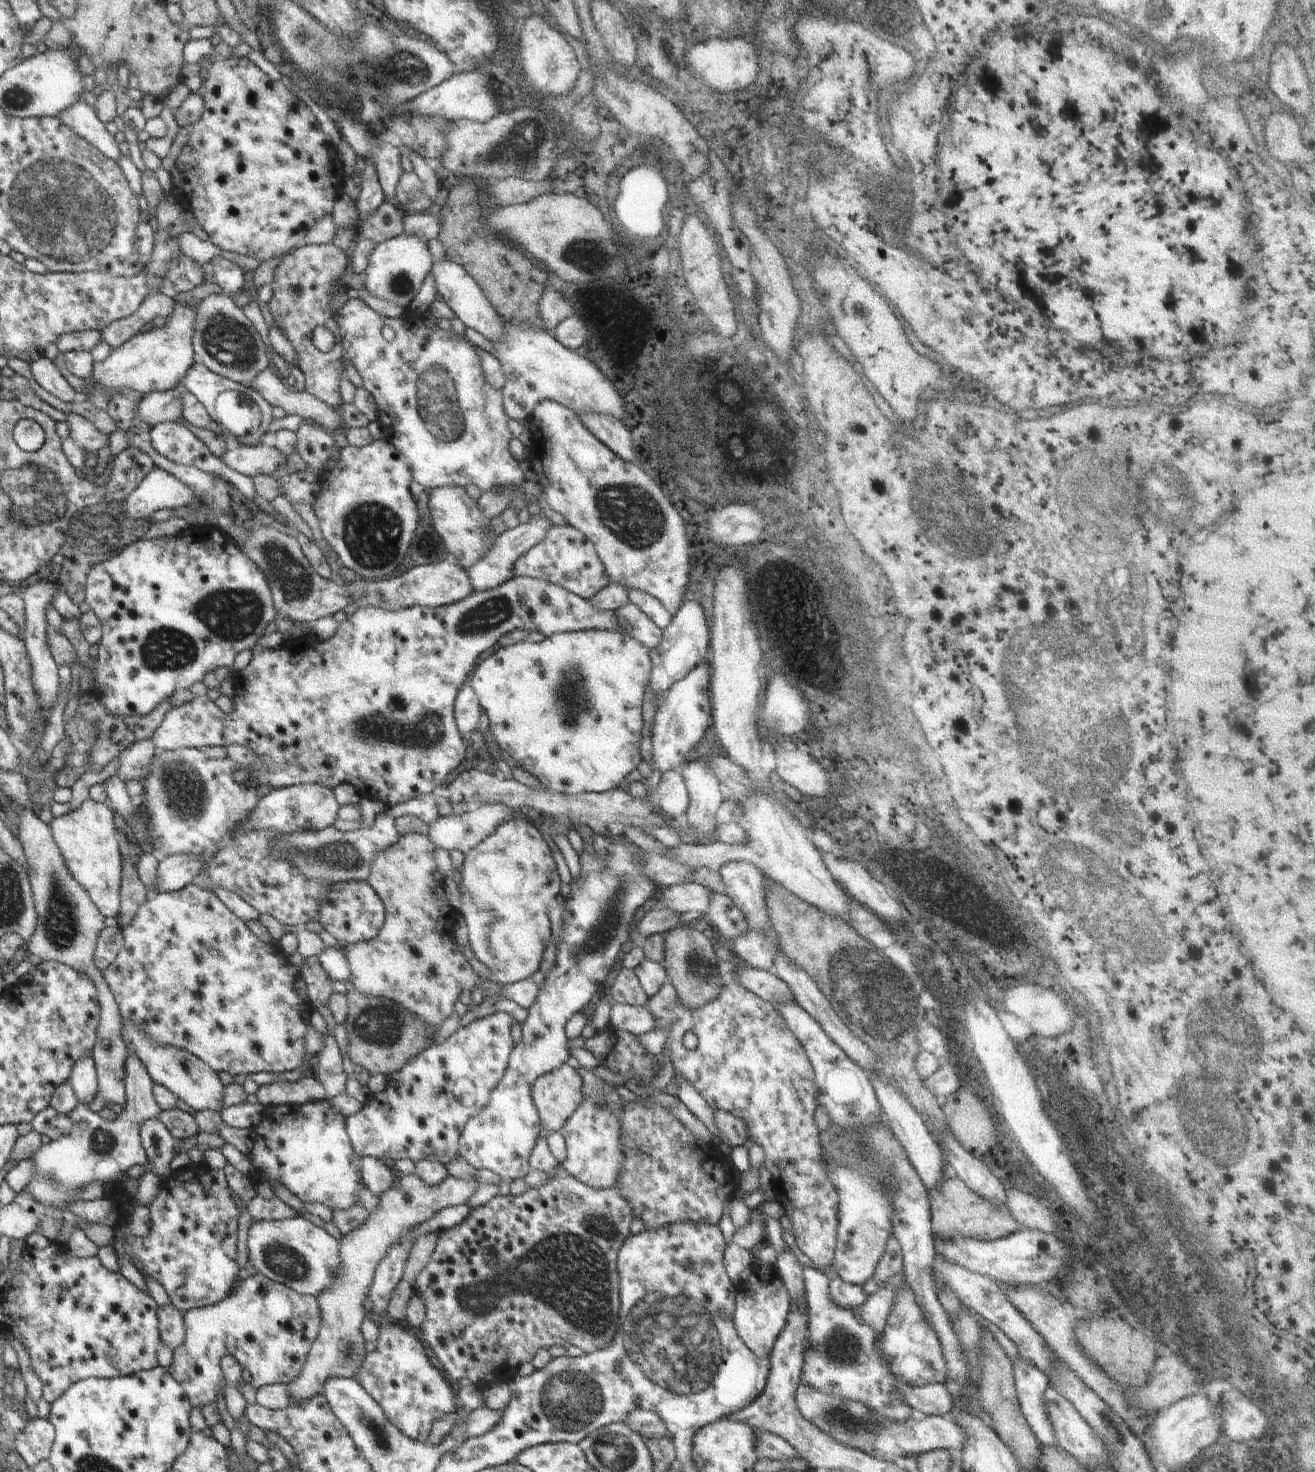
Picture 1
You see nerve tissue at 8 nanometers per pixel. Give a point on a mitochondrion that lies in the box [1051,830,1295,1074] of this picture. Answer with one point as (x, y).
(1233, 1026)

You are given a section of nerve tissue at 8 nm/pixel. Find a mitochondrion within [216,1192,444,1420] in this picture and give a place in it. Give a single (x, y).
(283, 1261)

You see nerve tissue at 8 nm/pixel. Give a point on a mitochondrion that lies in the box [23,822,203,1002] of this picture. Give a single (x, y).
(61, 929)

